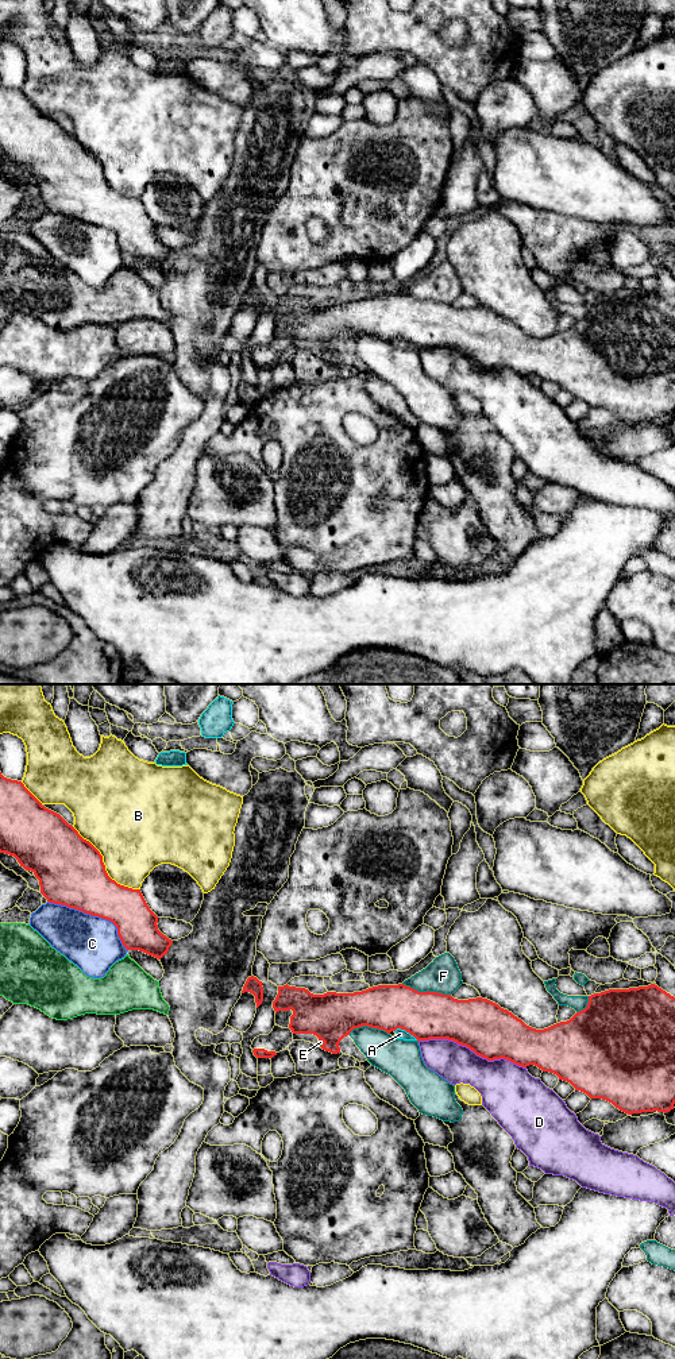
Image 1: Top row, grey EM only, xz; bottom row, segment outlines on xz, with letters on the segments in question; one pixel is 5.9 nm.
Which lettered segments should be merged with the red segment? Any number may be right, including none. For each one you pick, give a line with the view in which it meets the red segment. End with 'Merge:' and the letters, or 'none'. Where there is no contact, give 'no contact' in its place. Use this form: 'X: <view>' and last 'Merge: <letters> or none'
Merge: none

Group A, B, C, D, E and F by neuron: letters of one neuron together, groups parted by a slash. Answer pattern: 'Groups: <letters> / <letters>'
Groups: A / B / C / D / E / F

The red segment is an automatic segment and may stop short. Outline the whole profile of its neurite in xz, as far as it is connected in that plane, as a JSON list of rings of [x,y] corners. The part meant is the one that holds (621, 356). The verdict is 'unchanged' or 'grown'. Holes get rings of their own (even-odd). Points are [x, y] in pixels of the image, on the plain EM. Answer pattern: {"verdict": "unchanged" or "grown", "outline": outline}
{"verdict": "unchanged", "outline": [[[404,293],[378,294],[362,301],[313,304],[305,297],[278,296],[273,310],[278,320],[293,320],[289,337],[293,343],[313,343],[323,359],[340,362],[340,350],[354,337],[363,335],[383,339],[387,343],[397,337],[405,339],[418,351],[429,348],[448,348],[466,355],[487,370],[508,368],[518,375],[535,374],[543,381],[554,382],[559,389],[570,391],[575,399],[590,408],[602,408],[620,420],[632,424],[641,421],[670,421],[675,413],[675,306],[655,293],[629,298],[609,298],[589,305],[587,316],[576,321],[570,329],[556,332],[544,339],[526,335],[521,328],[498,313],[477,306],[458,309],[439,301],[418,301]]]}

